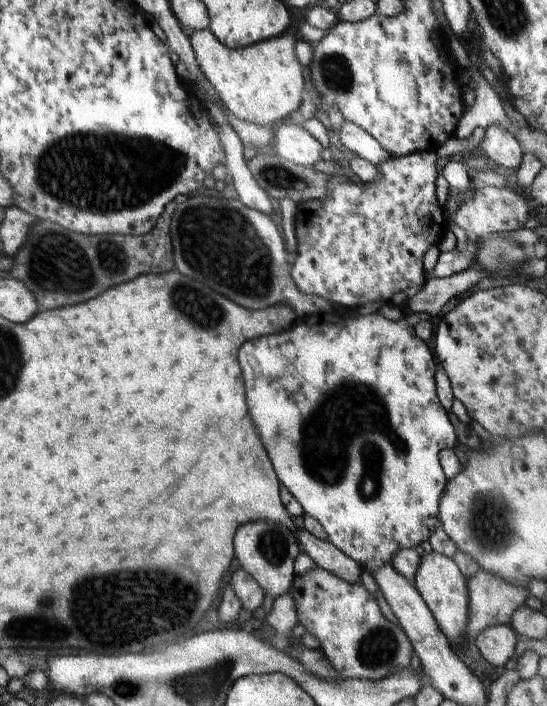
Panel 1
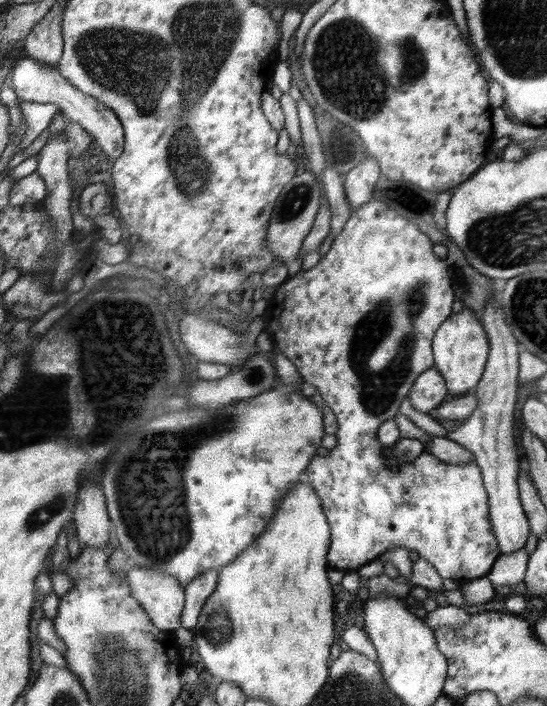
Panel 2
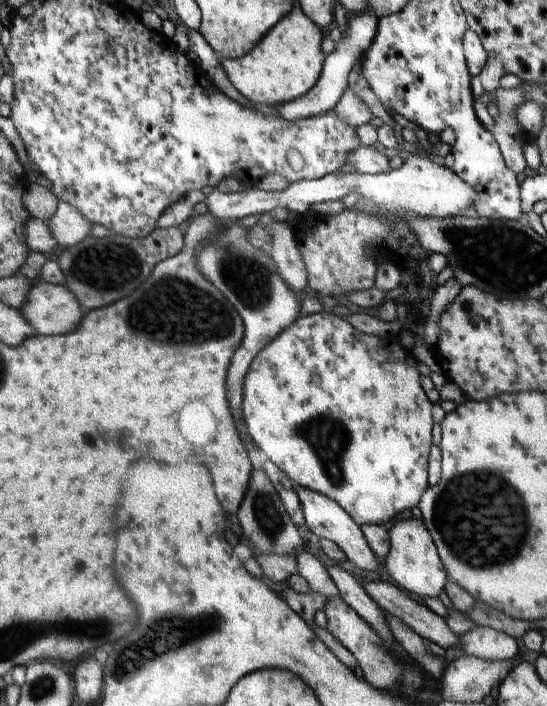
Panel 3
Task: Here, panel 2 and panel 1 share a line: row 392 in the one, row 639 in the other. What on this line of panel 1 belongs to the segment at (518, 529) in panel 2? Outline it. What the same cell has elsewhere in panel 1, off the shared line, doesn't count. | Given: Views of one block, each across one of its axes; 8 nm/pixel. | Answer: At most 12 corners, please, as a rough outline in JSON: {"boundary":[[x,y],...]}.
{"boundary":[[510,624],[485,628],[475,639],[488,665],[503,671],[515,654]]}

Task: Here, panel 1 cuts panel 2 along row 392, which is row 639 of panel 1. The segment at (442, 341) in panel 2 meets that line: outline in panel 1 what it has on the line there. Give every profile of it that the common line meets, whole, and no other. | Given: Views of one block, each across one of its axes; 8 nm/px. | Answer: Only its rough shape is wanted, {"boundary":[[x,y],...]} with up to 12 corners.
{"boundary":[[437,551],[420,556],[413,585],[449,641],[469,619],[467,580]]}

